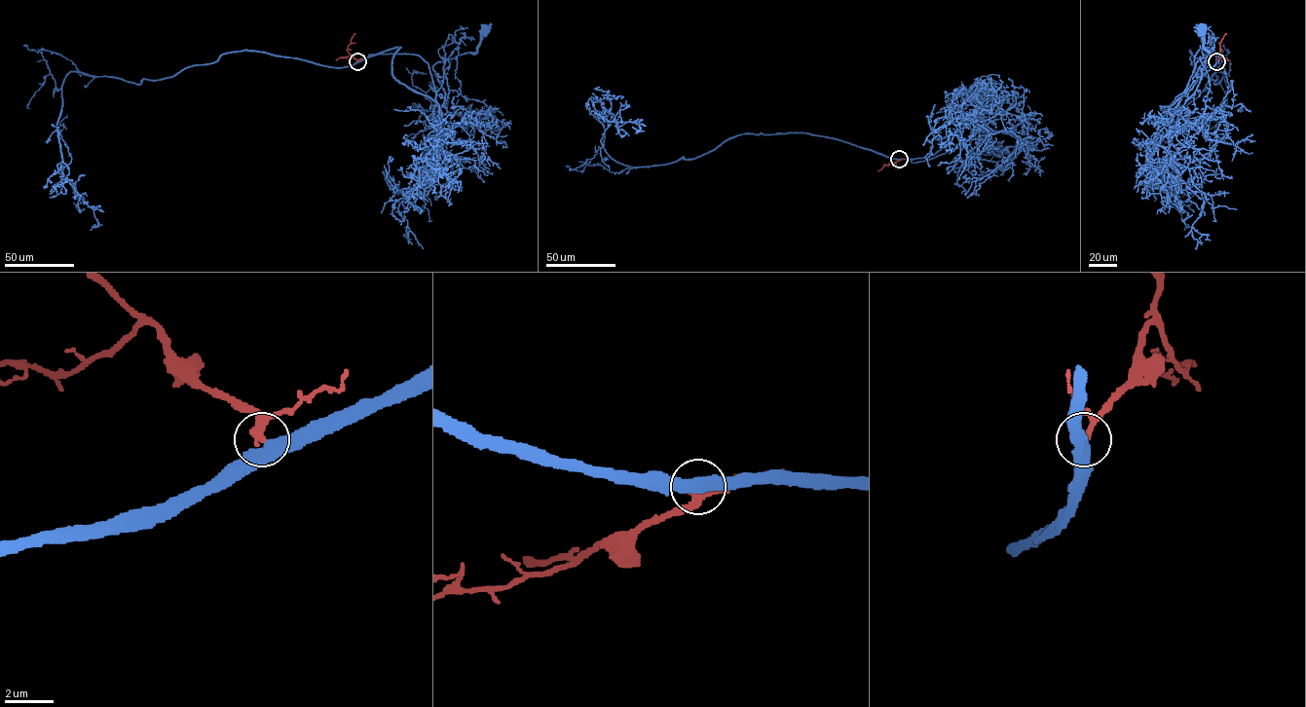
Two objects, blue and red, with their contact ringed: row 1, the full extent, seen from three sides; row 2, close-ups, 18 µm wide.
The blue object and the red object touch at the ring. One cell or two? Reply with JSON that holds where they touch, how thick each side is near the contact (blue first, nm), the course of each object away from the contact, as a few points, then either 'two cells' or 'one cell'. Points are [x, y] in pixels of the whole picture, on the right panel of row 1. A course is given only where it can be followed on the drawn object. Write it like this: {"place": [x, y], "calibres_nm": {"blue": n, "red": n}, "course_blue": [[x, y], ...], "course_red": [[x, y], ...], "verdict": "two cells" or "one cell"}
{"place": [1216, 61], "calibres_nm": {"blue": 440, "red": 240}, "course_blue": [[1216, 61], [1219, 54], [1207, 54], [1195, 64], [1186, 89], [1188, 97], [1218, 58], [1204, 46], [1201, 30]], "course_red": [[1216, 61], [1220, 53], [1220, 43], [1226, 33]], "verdict": "two cells"}

